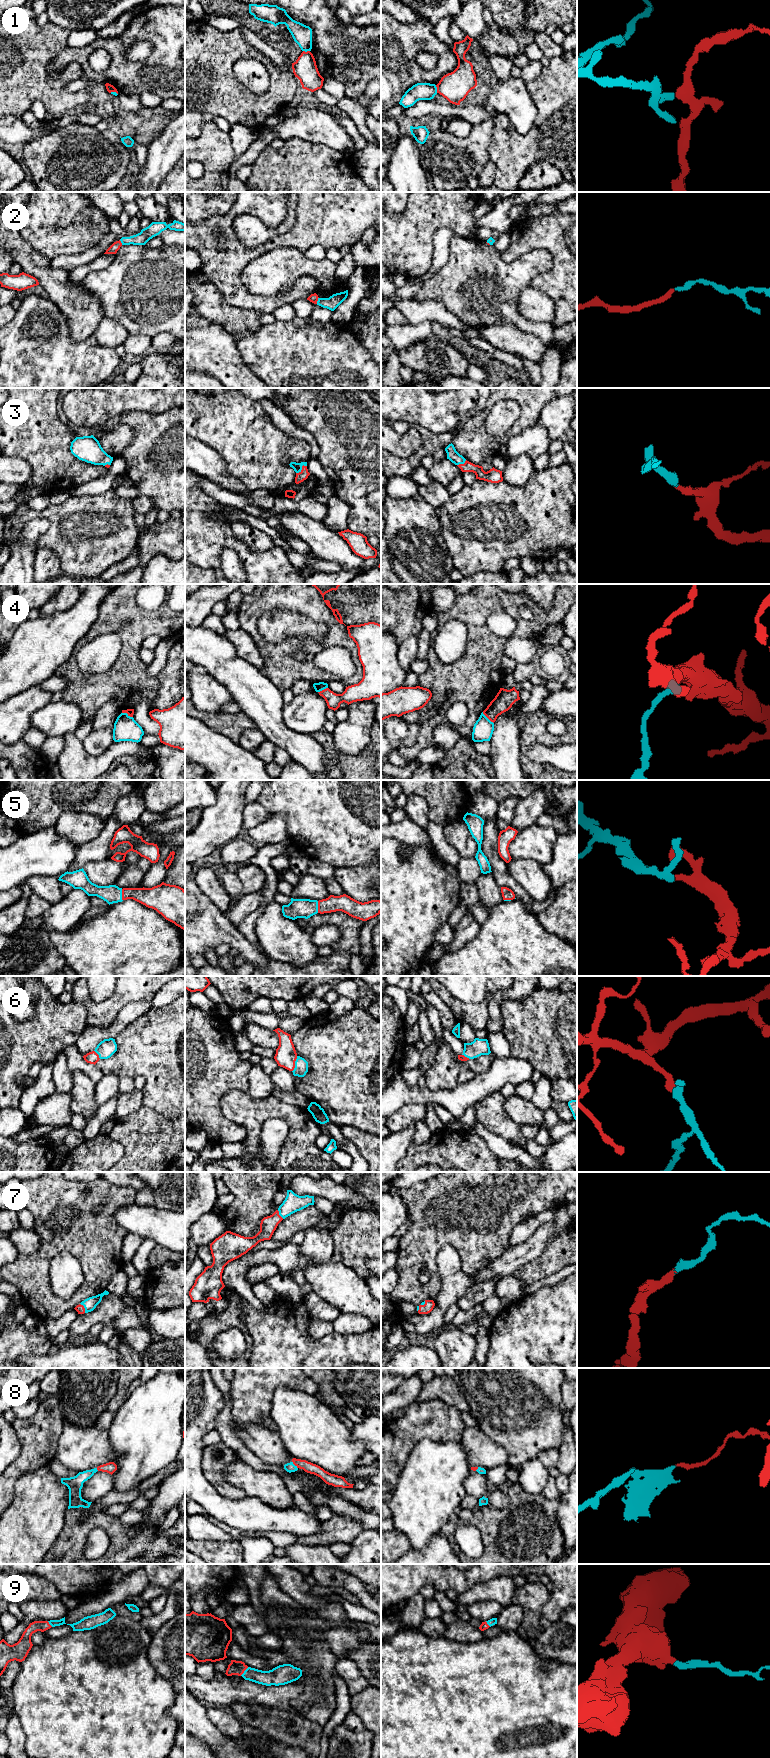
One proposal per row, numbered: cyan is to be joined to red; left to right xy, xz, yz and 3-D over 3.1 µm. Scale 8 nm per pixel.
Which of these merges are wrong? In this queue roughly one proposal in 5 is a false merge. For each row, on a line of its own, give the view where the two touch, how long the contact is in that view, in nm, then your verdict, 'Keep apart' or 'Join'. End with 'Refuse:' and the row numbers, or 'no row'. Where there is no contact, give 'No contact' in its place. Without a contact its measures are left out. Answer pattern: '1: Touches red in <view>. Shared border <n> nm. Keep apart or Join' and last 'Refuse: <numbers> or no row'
1: Touches red in yz. Shared border 70 nm. Keep apart
2: Touches red in xz. Shared border 60 nm. Join
3: Touches red in xz. Shared border 110 nm. Join
4: Touches red in yz. Shared border 130 nm. Join
5: Touches red in xz. Shared border 100 nm. Join
6: Touches red in xz. Shared border 130 nm. Join
7: Touches red in xy. Shared border 90 nm. Join
8: Touches red in xz. Shared border 80 nm. Join
9: Touches red in xz. Shared border 100 nm. Join
Refuse: 1

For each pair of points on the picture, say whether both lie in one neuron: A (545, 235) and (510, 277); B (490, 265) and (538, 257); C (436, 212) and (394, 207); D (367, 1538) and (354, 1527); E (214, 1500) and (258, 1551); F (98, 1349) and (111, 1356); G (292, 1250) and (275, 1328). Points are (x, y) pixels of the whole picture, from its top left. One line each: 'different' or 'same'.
A: different
B: same
C: different
D: different
E: different
F: same
G: different

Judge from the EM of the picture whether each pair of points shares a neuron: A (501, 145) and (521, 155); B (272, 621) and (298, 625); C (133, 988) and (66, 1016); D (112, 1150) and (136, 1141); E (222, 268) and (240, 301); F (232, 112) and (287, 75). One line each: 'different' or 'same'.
A: same
B: same
C: different
D: different
E: same
F: same

